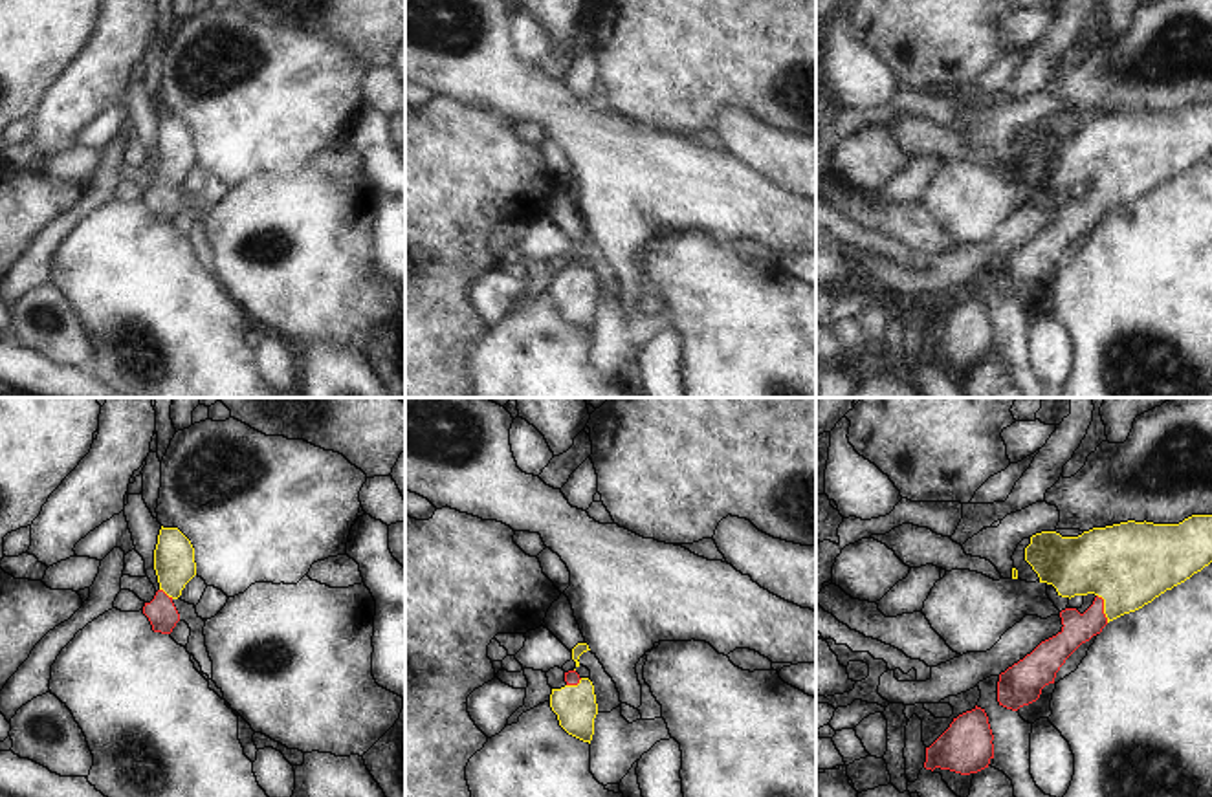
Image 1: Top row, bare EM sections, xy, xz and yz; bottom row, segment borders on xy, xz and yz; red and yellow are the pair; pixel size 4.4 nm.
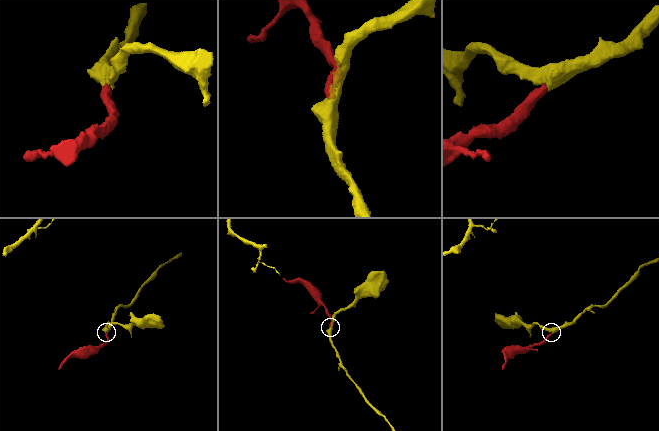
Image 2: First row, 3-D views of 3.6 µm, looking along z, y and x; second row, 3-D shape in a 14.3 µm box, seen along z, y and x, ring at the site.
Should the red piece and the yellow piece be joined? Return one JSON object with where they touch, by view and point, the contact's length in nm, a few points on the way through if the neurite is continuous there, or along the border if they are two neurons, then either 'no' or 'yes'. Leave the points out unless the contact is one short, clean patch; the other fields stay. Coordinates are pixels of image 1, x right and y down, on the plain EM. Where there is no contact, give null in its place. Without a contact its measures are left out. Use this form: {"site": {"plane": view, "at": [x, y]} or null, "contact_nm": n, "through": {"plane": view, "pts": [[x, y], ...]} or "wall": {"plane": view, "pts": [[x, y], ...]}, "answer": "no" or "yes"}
{"site": {"plane": "yz", "at": [1102, 198]}, "contact_nm": 140, "through": {"plane": "yz", "pts": [[1077, 218], [1084, 217], [1102, 198], [1117, 184], [1128, 154]]}, "answer": "yes"}

